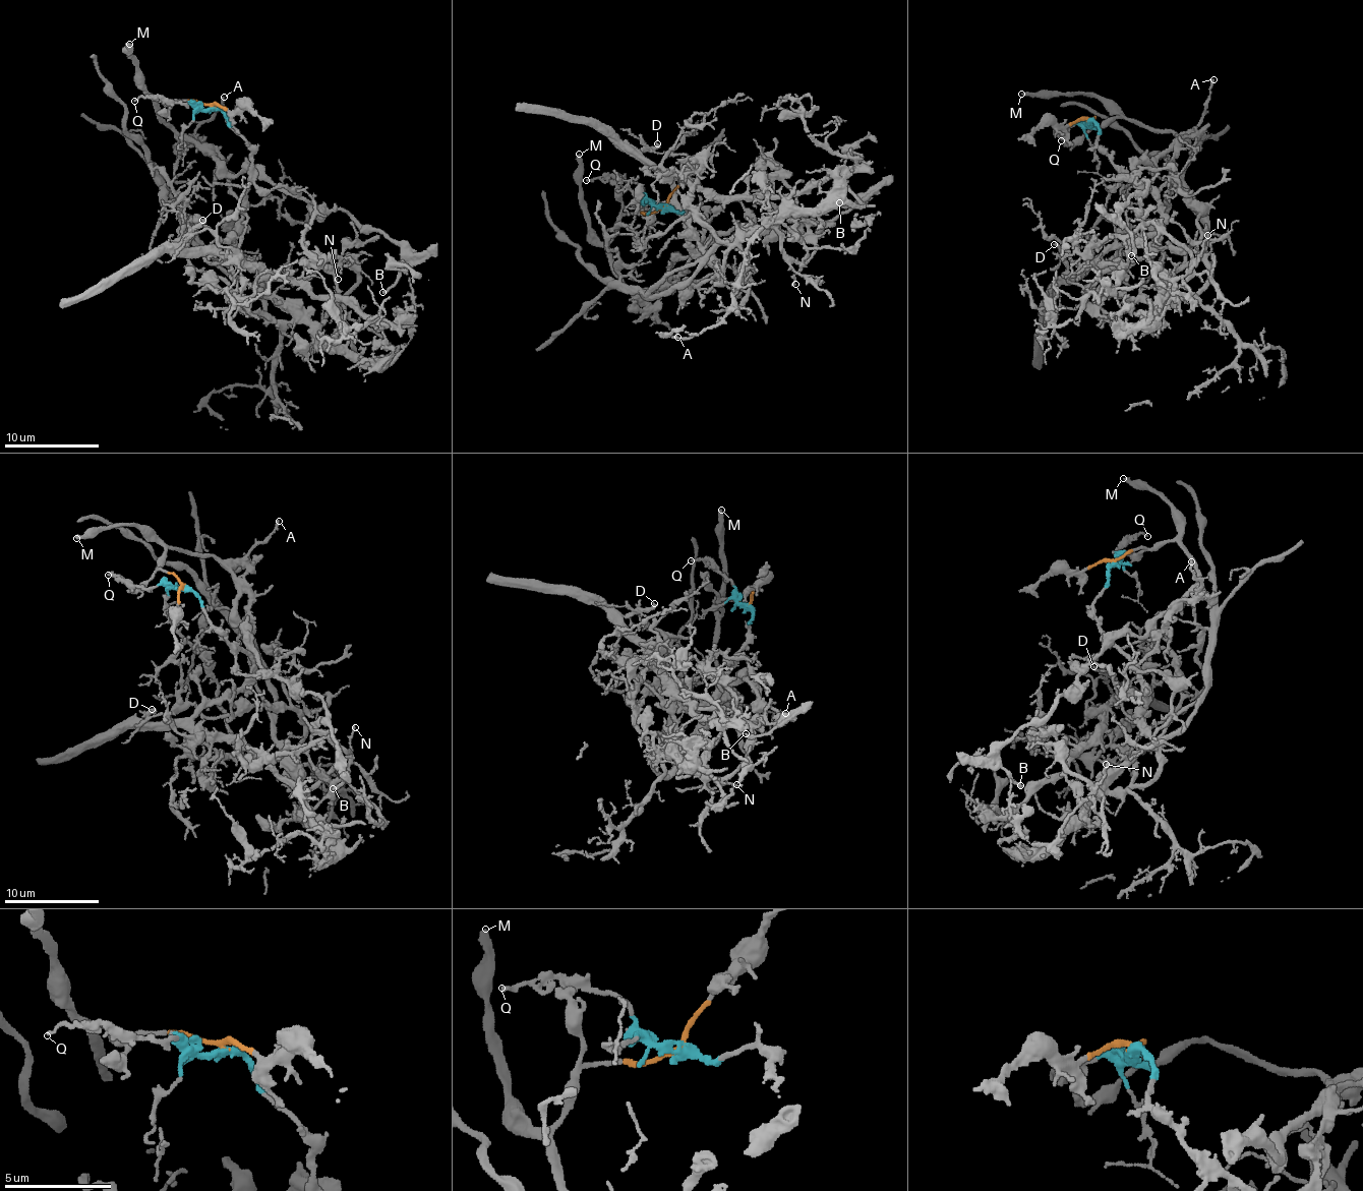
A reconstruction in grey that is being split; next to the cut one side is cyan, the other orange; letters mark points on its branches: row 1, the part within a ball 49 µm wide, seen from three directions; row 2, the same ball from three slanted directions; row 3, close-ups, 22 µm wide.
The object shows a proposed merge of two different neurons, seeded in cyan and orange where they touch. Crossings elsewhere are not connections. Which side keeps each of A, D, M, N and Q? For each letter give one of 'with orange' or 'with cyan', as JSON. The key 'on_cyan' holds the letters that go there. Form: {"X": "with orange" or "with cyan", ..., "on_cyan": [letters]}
{"A": "with orange", "D": "with cyan", "M": "with orange", "N": "with cyan", "Q": "with cyan", "on_cyan": ["D", "N", "Q"]}

